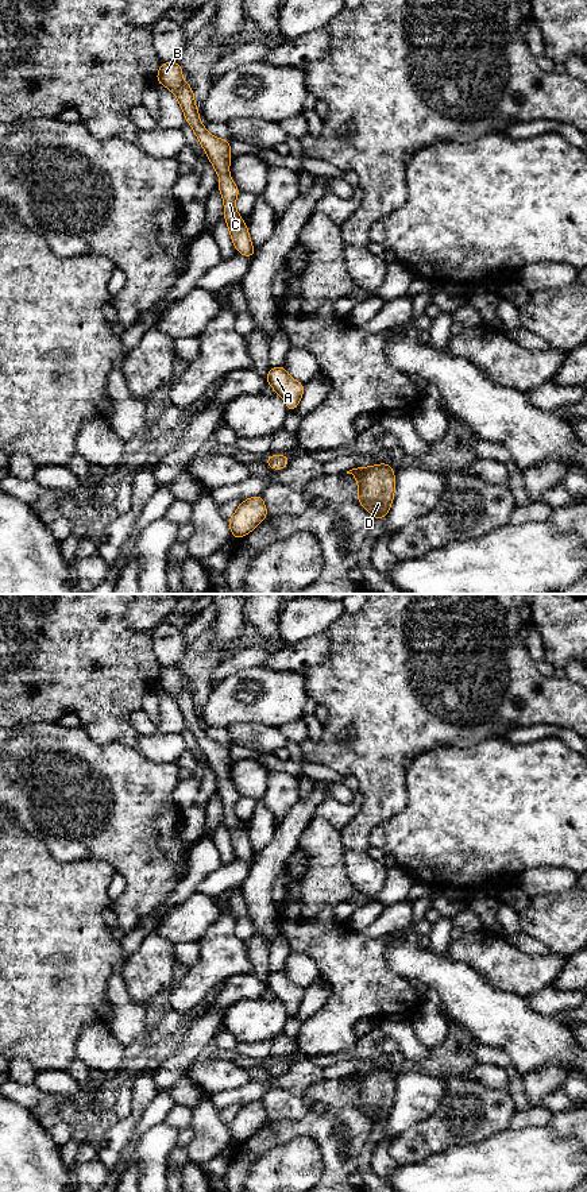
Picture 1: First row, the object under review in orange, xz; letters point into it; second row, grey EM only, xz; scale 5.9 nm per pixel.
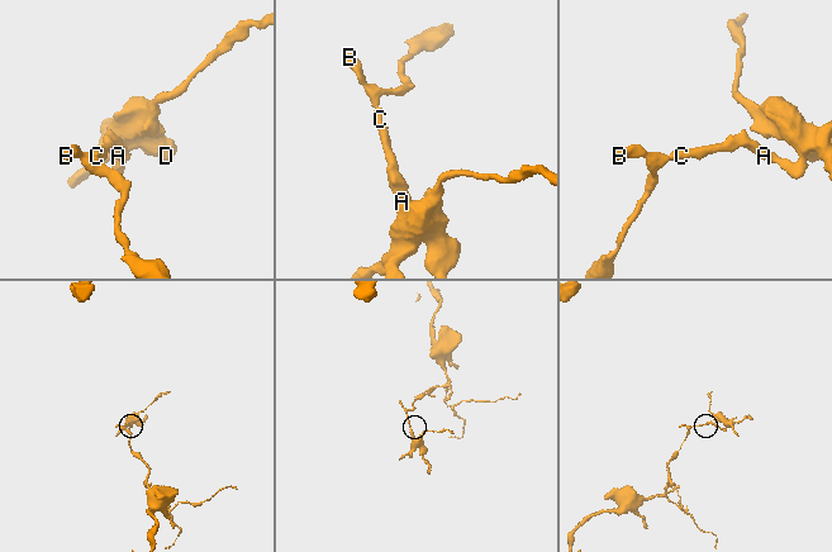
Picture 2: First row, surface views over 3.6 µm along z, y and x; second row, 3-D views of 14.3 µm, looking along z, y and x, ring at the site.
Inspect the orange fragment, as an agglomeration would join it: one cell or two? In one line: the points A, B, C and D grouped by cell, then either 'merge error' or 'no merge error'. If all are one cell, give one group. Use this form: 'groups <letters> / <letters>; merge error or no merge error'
groups A B C D; no merge error

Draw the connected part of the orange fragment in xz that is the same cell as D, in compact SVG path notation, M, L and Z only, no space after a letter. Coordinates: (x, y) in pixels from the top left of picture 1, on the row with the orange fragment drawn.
M383 462L371 467L355 467L347 474L352 474L358 481L358 502L371 513L374 520L385 518L395 491L393 467Z

